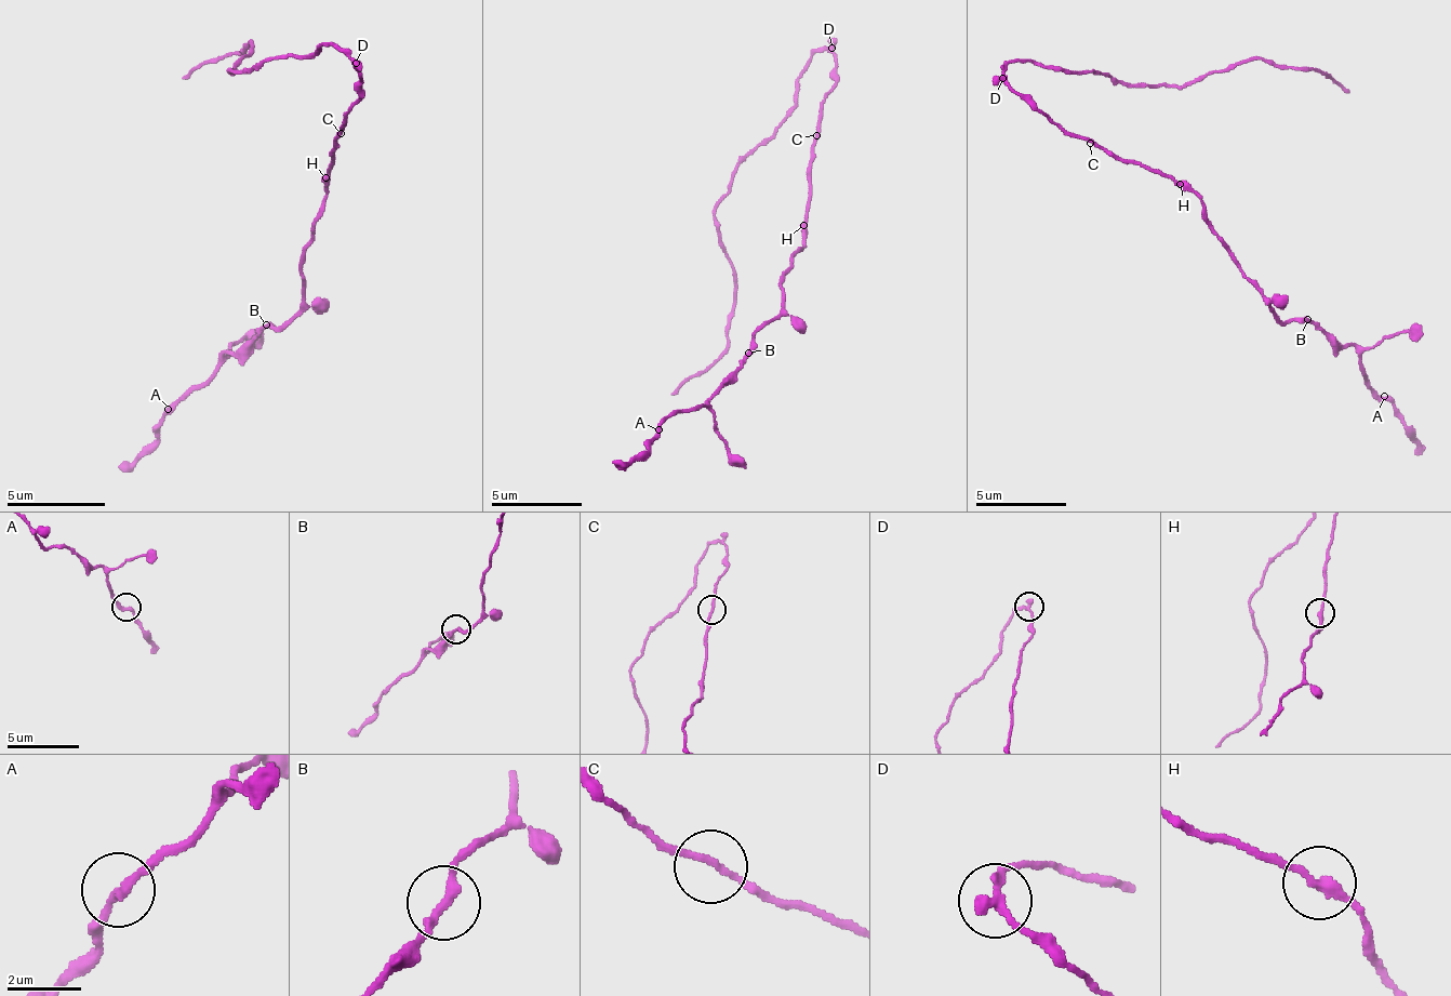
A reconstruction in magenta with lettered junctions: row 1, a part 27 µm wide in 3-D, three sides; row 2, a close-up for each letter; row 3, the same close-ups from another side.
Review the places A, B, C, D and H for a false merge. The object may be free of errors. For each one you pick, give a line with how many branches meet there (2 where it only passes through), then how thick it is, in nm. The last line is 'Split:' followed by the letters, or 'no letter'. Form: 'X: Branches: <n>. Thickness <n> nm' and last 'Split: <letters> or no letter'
D: Branches: 2. Thickness 280 nm
Split: D

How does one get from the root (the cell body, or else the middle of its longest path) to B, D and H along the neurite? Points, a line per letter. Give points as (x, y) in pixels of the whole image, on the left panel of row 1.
B: (341, 128), (325, 212), (301, 256), (301, 305), (281, 324), (266, 324)
D: (341, 128), (345, 123), (345, 114), (360, 98), (360, 69), (355, 64)
H: (341, 128), (335, 138), (335, 158), (325, 177)

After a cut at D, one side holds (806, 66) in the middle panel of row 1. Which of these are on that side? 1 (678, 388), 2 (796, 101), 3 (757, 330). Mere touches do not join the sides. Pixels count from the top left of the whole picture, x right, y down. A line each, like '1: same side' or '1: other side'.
1: same side
2: same side
3: other side

